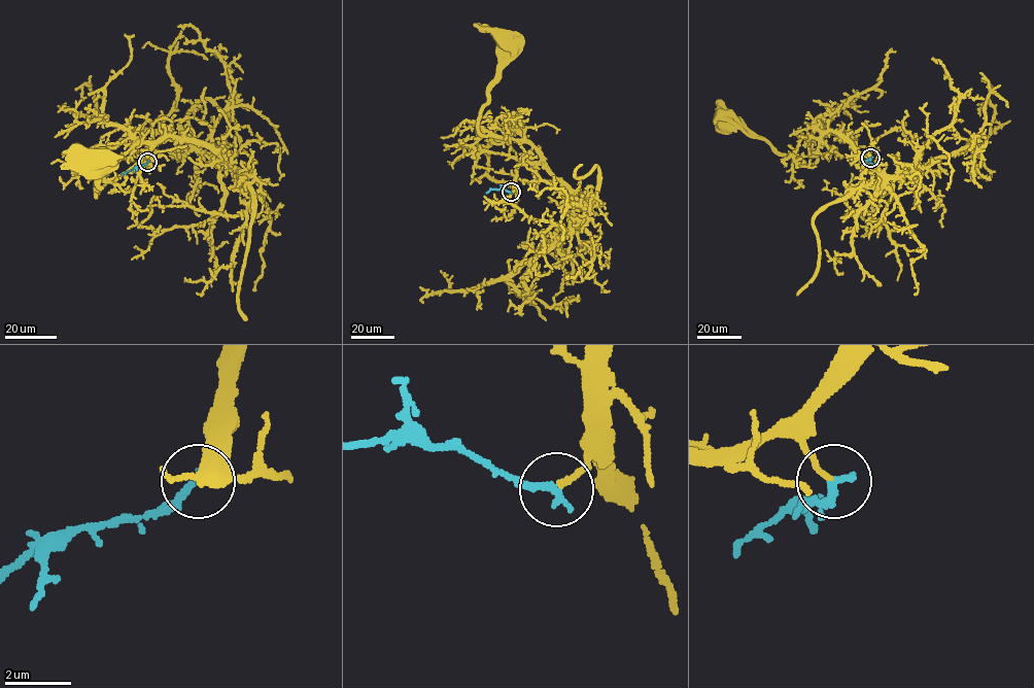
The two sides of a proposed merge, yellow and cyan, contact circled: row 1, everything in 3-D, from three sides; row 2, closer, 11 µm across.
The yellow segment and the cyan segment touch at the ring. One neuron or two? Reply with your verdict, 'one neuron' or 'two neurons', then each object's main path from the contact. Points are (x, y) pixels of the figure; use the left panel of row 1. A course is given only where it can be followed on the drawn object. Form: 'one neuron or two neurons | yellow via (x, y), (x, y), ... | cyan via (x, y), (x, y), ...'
one neuron | yellow via (148, 162), (145, 151), (170, 135), (111, 179), (96, 197), (102, 158) | cyan via (148, 162), (121, 174)

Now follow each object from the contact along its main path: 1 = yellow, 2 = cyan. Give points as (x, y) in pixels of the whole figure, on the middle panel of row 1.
1: (511, 192), (515, 170), (539, 161), (541, 152), (519, 139), (485, 137), (478, 128), (508, 35)
2: (511, 192), (500, 188), (486, 193)

